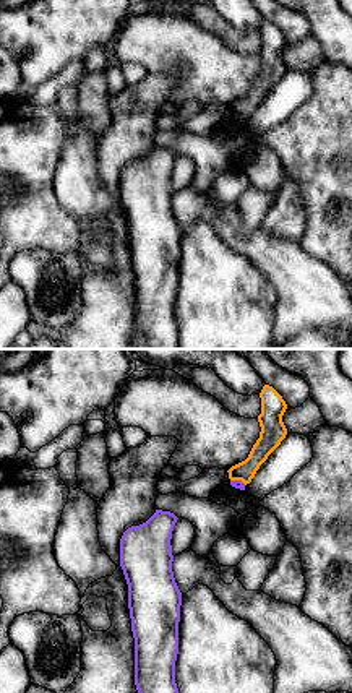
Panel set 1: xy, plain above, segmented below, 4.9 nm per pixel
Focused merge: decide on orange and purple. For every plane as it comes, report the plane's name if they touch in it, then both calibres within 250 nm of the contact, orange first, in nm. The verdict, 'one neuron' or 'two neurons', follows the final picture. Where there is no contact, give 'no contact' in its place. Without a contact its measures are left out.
contact in xy; calibres 100 and 50 nm

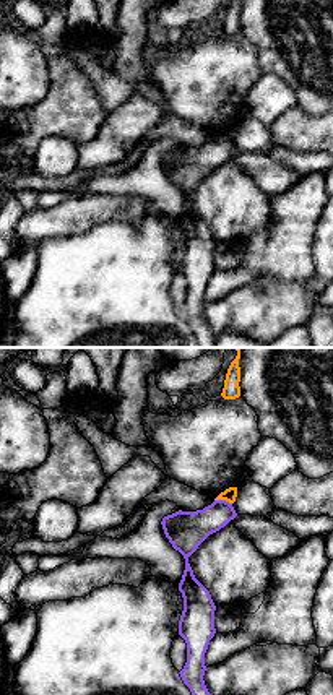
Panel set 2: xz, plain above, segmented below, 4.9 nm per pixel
contact in xz; calibres 70 and 190 nm

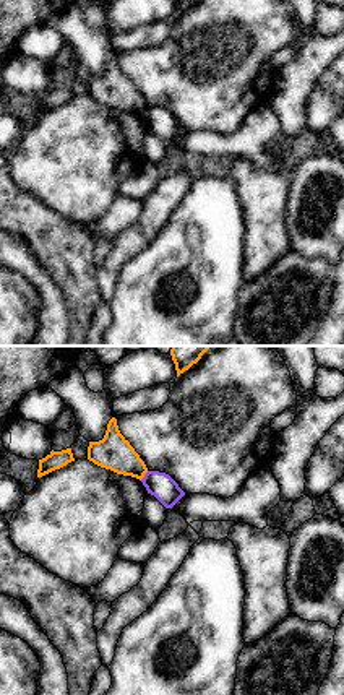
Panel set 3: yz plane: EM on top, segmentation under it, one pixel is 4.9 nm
contact in yz; calibres 170 and 130 nm

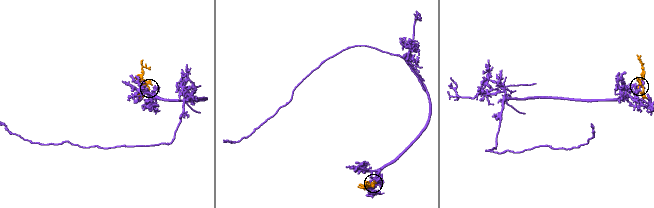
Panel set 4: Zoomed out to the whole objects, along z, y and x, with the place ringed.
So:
two neurons

